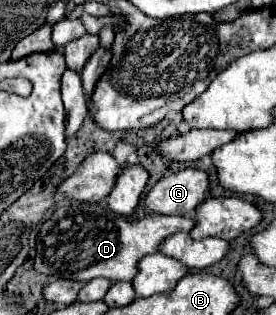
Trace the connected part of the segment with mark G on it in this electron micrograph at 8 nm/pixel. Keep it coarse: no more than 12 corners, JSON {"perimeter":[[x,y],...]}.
{"perimeter":[[167,173],[149,189],[145,211],[193,217],[207,175]]}

